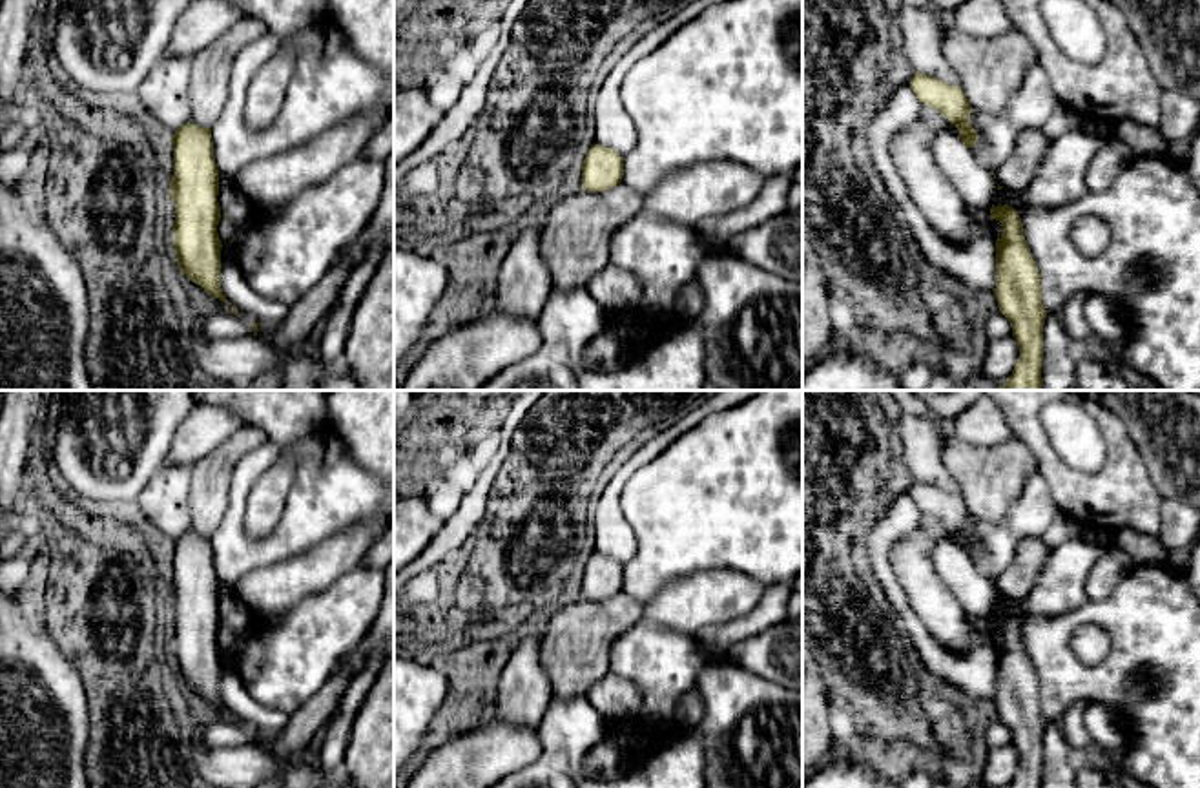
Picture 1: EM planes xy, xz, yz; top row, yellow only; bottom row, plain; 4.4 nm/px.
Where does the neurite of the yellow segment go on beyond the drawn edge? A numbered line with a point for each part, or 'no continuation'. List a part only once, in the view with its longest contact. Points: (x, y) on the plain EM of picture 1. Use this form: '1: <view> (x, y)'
1: xz (575, 650)

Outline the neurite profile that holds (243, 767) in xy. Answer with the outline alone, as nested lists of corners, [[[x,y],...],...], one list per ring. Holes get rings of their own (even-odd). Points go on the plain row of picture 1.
[[[261,744],[197,748],[195,761],[213,788],[255,788],[263,781],[277,781],[281,788],[352,786],[345,768],[325,772],[292,761],[279,764]]]

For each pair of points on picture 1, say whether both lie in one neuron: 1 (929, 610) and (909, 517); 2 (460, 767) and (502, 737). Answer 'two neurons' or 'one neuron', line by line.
1: two neurons
2: one neuron

